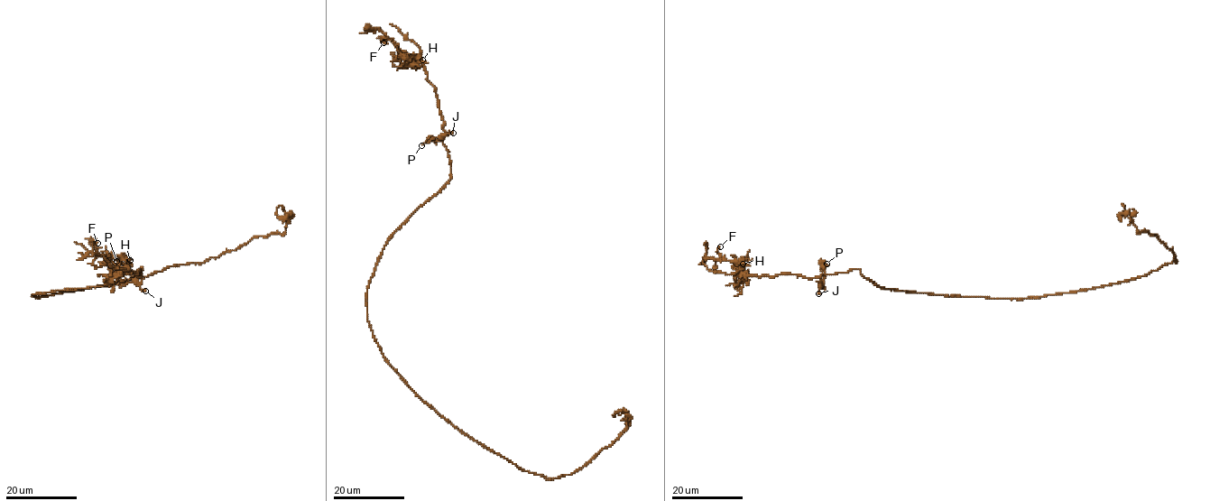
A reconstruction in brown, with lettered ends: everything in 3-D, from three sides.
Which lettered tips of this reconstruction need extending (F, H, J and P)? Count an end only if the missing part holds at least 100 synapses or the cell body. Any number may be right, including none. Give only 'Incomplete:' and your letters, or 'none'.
Incomplete: none

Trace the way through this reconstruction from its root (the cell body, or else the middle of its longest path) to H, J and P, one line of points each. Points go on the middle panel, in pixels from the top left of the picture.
H: (374, 338), (366, 288), (378, 257), (388, 238), (451, 177), (436, 89), (424, 66), (411, 59), (422, 60)
J: (374, 338), (366, 315), (366, 288), (378, 257), (388, 238), (451, 177), (448, 151), (440, 141), (453, 133)
P: (374, 338), (366, 315), (366, 288), (378, 257), (388, 238), (451, 177), (444, 143), (428, 140), (421, 145)

